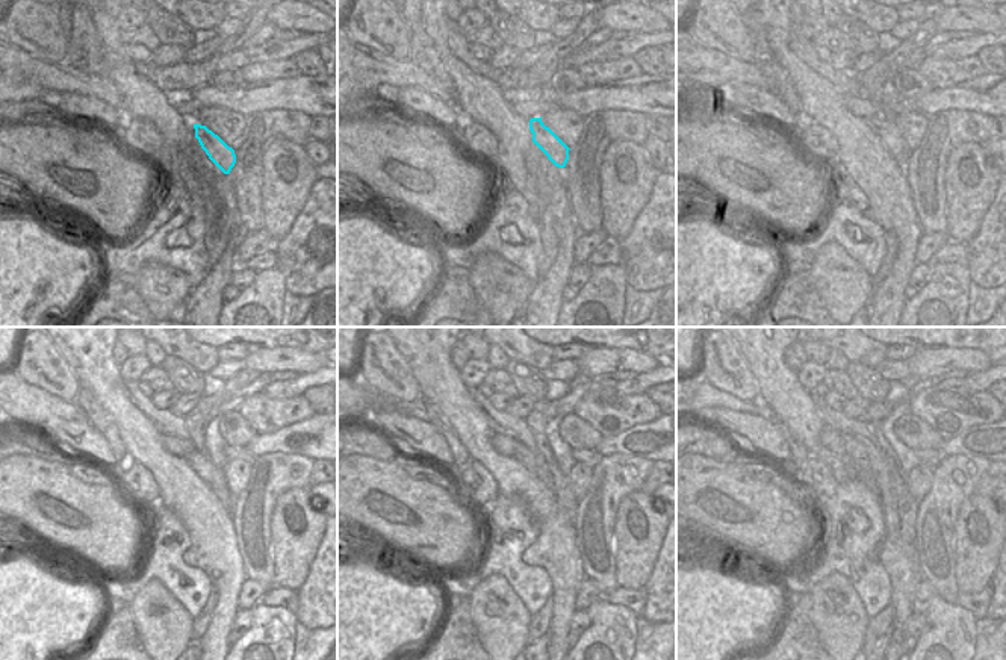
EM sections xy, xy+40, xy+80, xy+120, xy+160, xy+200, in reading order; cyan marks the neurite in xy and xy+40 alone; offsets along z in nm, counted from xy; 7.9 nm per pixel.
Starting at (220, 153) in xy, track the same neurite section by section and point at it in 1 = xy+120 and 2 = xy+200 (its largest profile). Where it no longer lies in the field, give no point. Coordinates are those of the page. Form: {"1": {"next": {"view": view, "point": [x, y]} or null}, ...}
{"1": {"next": {"view": "xy+120", "point": [201, 465]}}, "2": {"next": {"view": "xy+200", "point": [856, 453]}}}

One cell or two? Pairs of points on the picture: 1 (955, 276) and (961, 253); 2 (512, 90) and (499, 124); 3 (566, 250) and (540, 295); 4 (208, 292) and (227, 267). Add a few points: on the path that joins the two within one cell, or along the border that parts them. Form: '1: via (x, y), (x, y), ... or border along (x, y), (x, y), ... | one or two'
1: border along (932, 262), (956, 262), (965, 268) | two
2: border along (495, 82), (510, 103) | two
3: via (565, 261), (557, 279), (551, 285) | one
4: via (212, 286), (221, 273) | one

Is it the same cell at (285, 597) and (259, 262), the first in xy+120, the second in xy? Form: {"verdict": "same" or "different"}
{"verdict": "same"}

